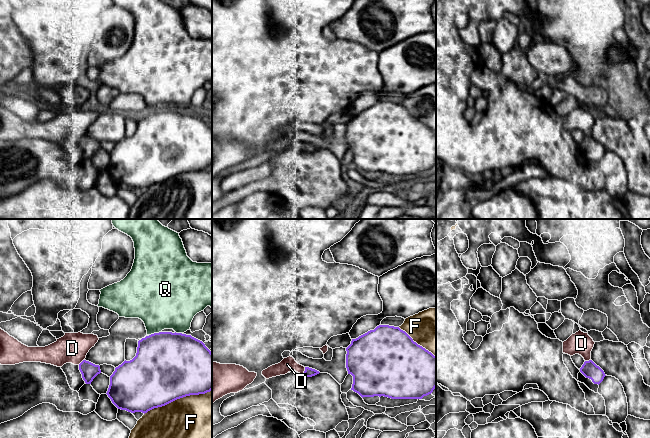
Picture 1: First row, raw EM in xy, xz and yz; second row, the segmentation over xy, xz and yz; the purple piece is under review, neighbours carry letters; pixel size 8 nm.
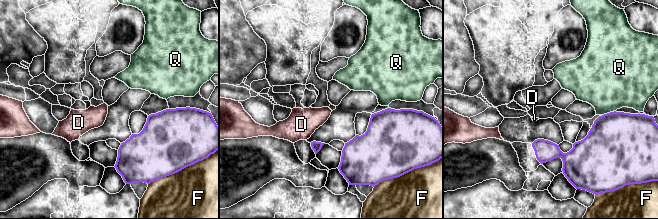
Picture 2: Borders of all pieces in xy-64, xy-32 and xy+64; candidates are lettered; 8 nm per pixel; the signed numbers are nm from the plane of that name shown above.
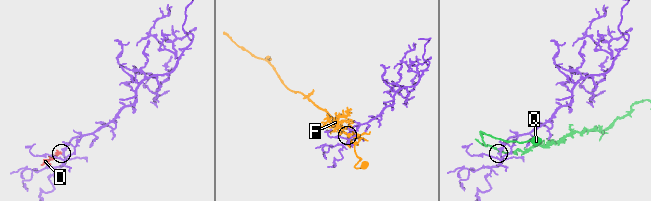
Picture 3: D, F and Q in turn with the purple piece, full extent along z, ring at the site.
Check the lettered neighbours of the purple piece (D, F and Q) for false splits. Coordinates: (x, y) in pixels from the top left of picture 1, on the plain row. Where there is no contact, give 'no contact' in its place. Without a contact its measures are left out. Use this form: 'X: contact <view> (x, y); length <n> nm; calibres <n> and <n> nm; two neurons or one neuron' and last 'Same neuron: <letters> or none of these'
D: contact xz (304, 147); length 70 nm; calibres 80 and 110 nm; two neurons
F: contact xy (177, 174); length 600 nm; calibres 500 and 480 nm; two neurons
Q: contact xy (155, 109); length 110 nm; calibres 500 and 420 nm; two neurons
Same neuron: none of these

